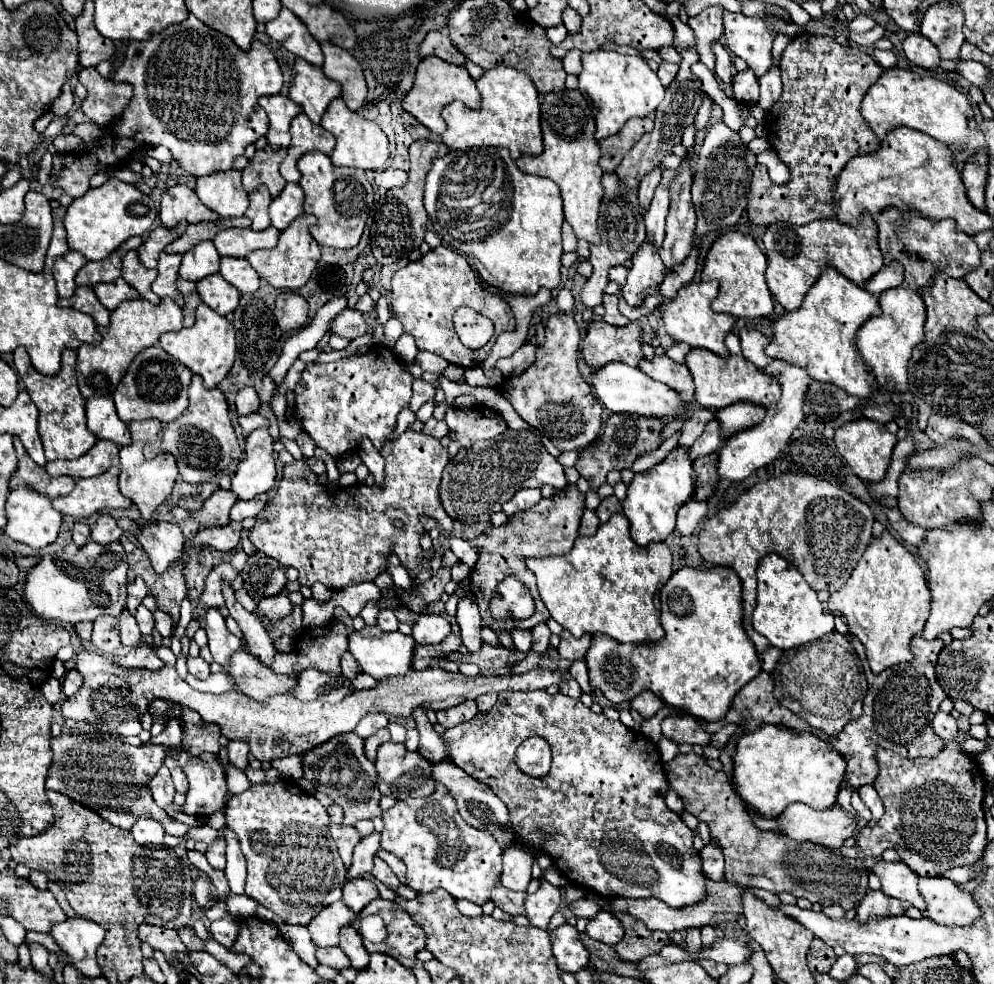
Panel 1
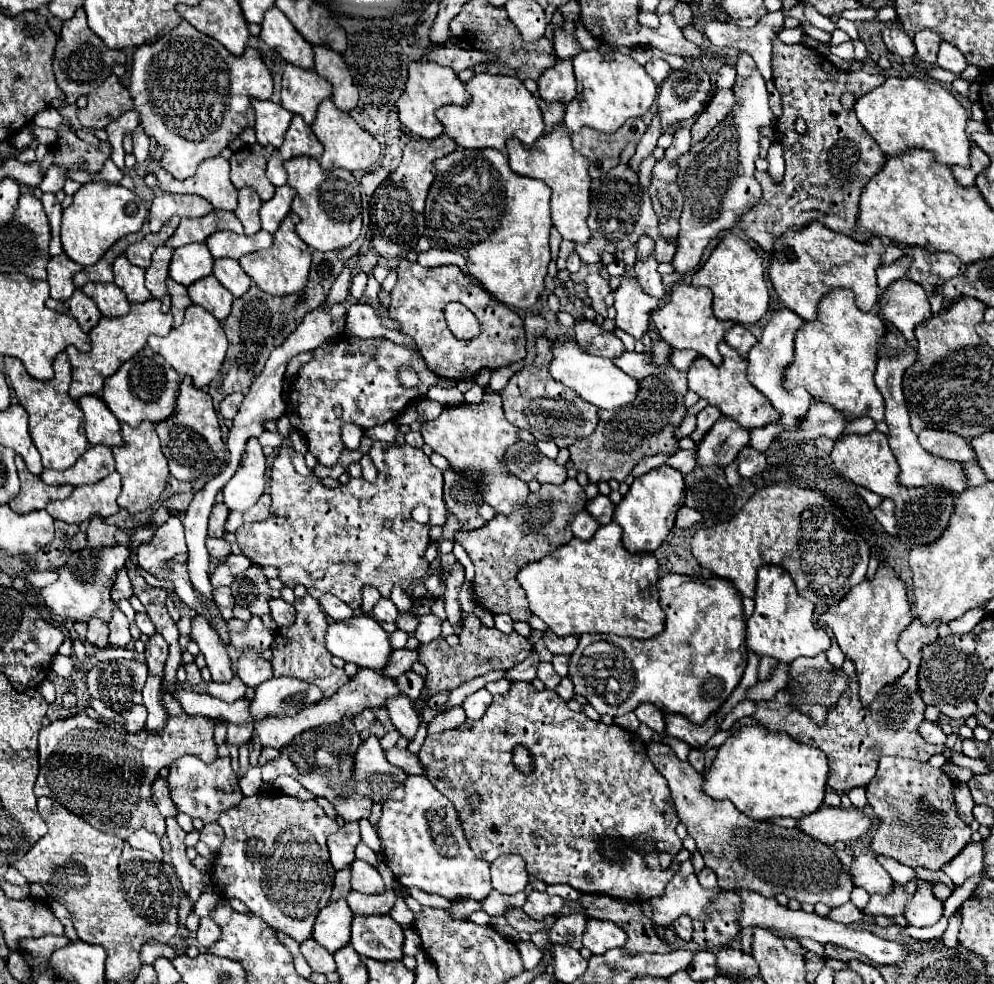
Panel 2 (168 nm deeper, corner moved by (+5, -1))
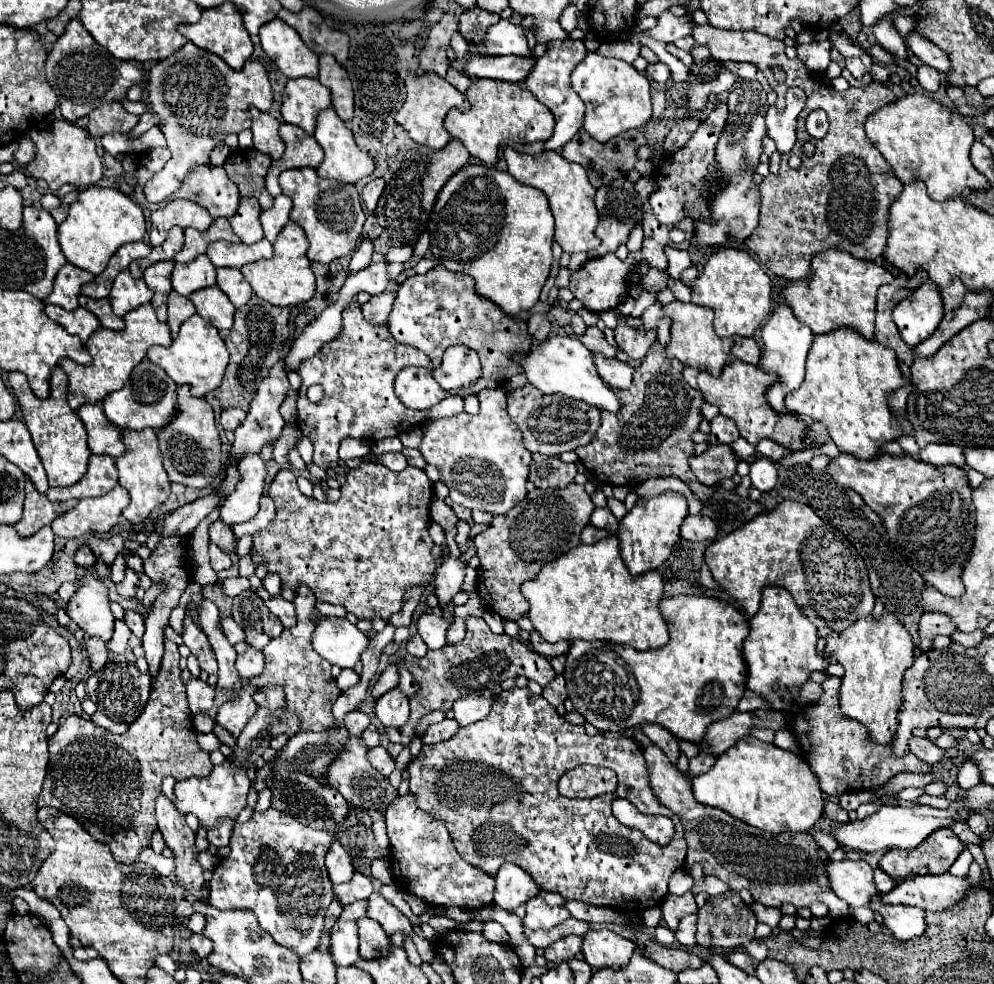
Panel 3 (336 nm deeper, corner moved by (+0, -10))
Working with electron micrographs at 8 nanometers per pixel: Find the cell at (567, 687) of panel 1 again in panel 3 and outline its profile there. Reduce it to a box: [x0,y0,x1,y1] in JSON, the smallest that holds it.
[385,618,555,744]

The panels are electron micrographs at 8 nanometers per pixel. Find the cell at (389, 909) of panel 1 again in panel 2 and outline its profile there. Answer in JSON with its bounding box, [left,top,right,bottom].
[350,915,404,961]

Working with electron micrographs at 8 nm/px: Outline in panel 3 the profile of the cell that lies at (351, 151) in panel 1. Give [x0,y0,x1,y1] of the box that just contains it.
[315,108,375,182]

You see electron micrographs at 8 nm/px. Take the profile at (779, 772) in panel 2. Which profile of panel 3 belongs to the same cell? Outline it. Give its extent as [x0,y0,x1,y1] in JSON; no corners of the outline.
[693,736,825,834]

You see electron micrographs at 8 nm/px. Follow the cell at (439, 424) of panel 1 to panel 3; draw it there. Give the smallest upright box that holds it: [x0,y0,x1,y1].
[401,448,427,470]

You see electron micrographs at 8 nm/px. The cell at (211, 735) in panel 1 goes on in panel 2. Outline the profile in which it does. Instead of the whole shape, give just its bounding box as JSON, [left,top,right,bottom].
[34,561,218,839]

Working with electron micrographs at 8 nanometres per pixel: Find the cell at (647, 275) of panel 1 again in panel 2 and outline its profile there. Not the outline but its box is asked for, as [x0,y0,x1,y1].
[614,277,658,339]

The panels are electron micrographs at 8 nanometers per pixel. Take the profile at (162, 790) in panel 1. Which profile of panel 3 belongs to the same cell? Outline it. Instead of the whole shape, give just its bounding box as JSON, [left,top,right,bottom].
[155,794,207,900]

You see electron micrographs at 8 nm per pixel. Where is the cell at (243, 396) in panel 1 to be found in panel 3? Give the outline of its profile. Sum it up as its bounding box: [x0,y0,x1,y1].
[219,408,245,430]

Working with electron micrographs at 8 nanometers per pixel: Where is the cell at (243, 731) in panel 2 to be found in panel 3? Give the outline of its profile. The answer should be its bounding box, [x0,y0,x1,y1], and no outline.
[217,680,257,738]

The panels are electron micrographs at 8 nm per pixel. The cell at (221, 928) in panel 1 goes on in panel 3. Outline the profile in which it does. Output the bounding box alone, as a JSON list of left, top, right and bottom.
[189,934,213,958]

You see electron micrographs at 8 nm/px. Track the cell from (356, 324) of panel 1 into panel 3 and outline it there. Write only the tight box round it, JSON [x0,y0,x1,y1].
[361,292,395,326]

